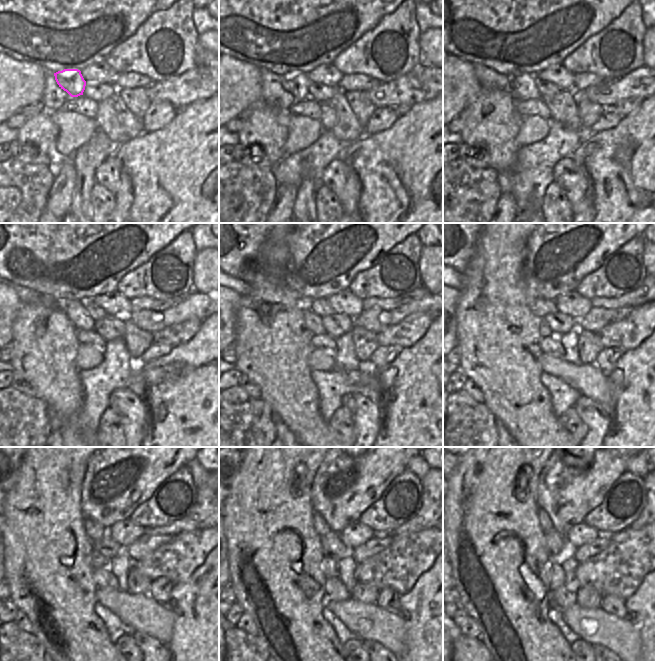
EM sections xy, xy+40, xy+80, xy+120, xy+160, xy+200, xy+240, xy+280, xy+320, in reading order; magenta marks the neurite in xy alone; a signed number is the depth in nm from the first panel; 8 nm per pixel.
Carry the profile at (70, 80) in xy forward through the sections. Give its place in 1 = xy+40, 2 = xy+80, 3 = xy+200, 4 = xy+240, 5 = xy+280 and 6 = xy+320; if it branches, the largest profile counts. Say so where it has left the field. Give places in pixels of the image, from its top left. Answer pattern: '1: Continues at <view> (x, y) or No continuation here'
1: Continues at xy+40 (297, 83)
2: Continues at xy+80 (522, 86)
3: Continues at xy+200 (544, 330)
4: Continues at xy+240 (97, 560)
5: Continues at xy+280 (330, 567)
6: Continues at xy+320 (556, 573).

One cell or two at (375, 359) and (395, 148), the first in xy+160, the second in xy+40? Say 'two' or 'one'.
two

